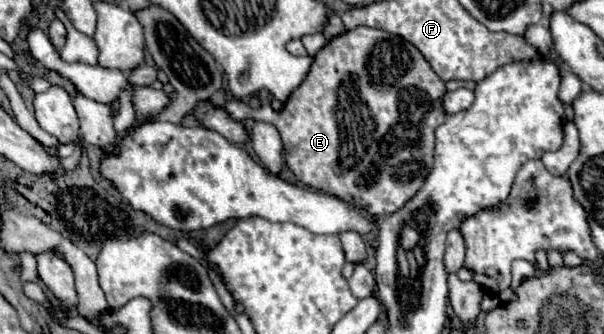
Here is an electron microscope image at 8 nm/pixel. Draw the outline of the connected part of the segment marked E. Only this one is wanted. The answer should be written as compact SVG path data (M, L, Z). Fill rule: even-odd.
M357 26L335 36L317 52L313 70L309 70L303 84L289 96L281 112L271 110L269 104L255 110L243 100L229 100L223 108L241 122L251 118L275 124L283 140L285 162L303 184L347 200L373 216L389 216L417 194L433 170L435 128L445 122L441 102L445 92L445 82L411 42L379 28ZM365 104L375 120L365 120Z

